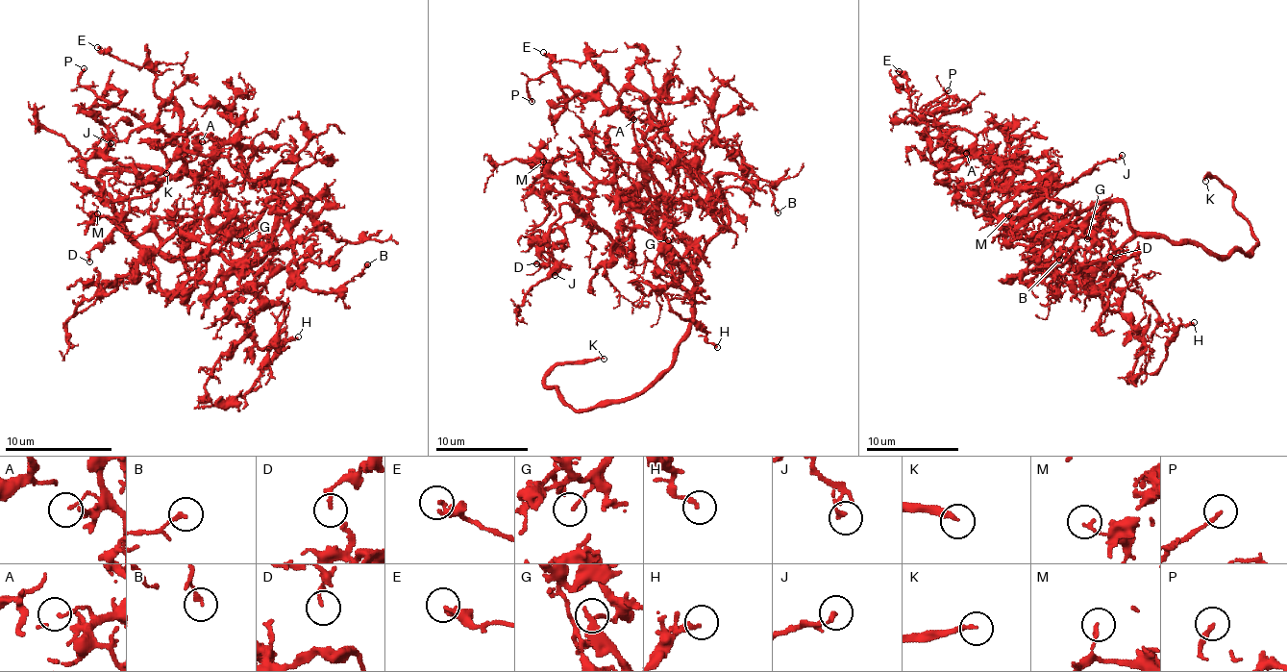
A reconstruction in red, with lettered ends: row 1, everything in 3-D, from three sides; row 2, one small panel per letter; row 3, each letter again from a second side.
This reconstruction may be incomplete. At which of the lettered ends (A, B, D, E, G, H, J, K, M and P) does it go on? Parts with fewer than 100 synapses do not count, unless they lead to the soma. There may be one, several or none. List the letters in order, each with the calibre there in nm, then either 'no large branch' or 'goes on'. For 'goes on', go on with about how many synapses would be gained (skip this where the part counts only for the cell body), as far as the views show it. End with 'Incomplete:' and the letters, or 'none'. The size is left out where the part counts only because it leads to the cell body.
A: 110 nm thick; no large branch
B: 200 nm thick; no large branch
D: 160 nm thick; no large branch
E: 240 nm thick; no large branch
G: 130 nm thick; no large branch
H: 180 nm thick; no large branch
J: 200 nm thick; no large branch
K: 240 nm thick; goes on
M: 140 nm thick; no large branch
P: 170 nm thick; no large branch
Incomplete: K

